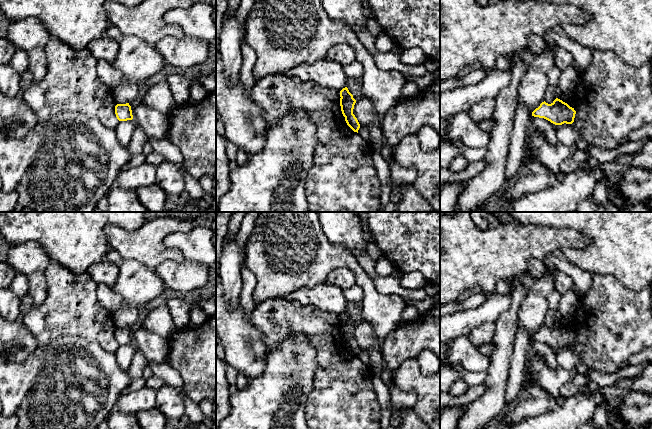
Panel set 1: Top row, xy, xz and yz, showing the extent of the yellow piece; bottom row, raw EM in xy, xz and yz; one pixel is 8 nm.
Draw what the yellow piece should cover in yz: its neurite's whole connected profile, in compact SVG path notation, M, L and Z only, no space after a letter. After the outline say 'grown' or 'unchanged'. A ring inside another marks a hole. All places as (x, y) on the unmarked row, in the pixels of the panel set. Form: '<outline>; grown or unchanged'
M556 322L551 328L545 325L532 336L532 340L544 342L555 349L572 348L576 335L567 327Z; unchanged

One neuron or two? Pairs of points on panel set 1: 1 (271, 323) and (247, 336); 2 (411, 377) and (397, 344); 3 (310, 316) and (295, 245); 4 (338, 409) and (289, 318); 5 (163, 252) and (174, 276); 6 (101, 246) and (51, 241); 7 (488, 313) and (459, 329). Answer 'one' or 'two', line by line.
1: two
2: two
3: two
4: one
5: two
6: one
7: one

